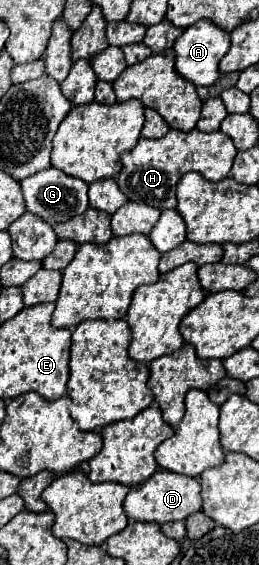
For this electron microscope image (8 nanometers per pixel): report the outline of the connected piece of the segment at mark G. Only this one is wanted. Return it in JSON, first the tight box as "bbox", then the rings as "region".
{"bbox":[21,168,89,226],"region":[[[47,168],[43,172],[37,172],[35,176],[29,176],[27,180],[21,180],[21,190],[23,190],[27,212],[47,220],[47,224],[51,226],[59,222],[67,222],[73,216],[79,216],[89,208],[87,184],[83,180],[77,180],[73,176],[59,172],[57,168]]]}

